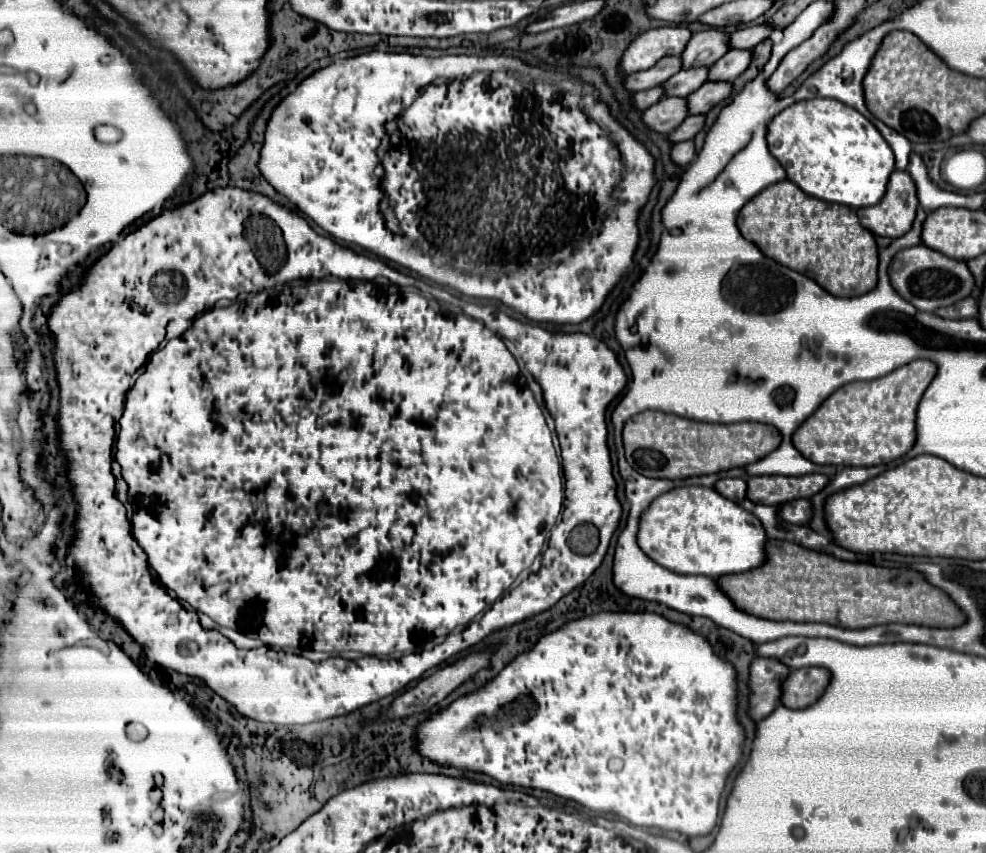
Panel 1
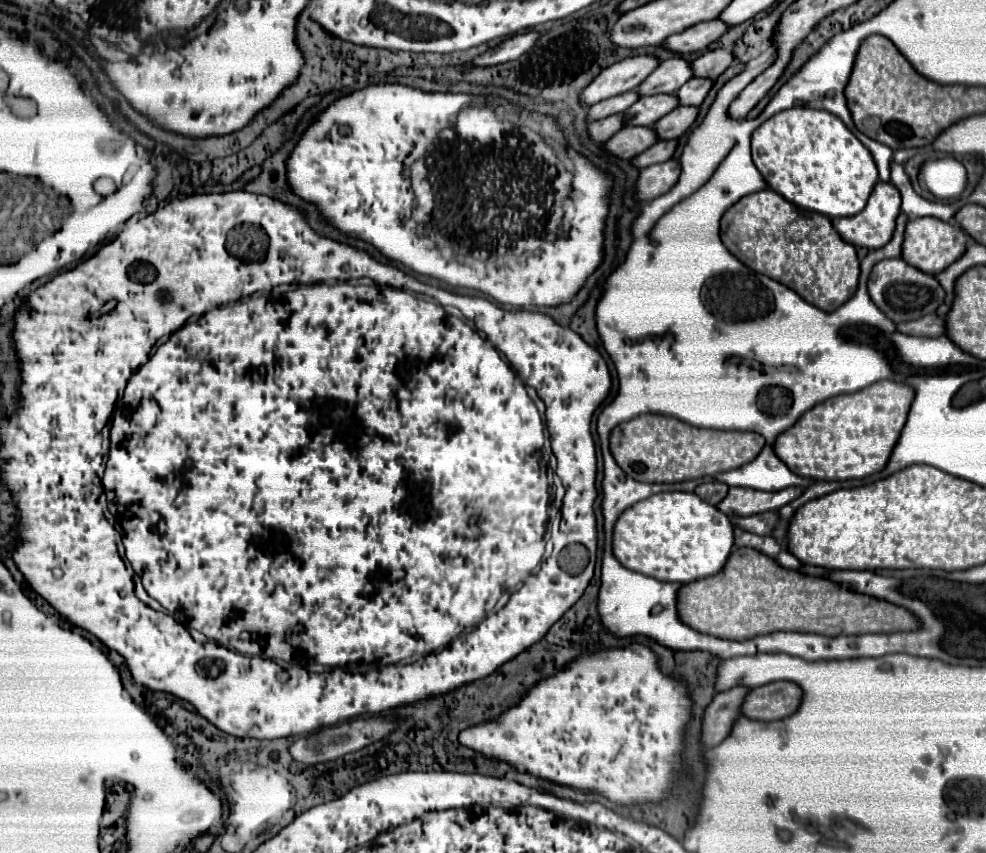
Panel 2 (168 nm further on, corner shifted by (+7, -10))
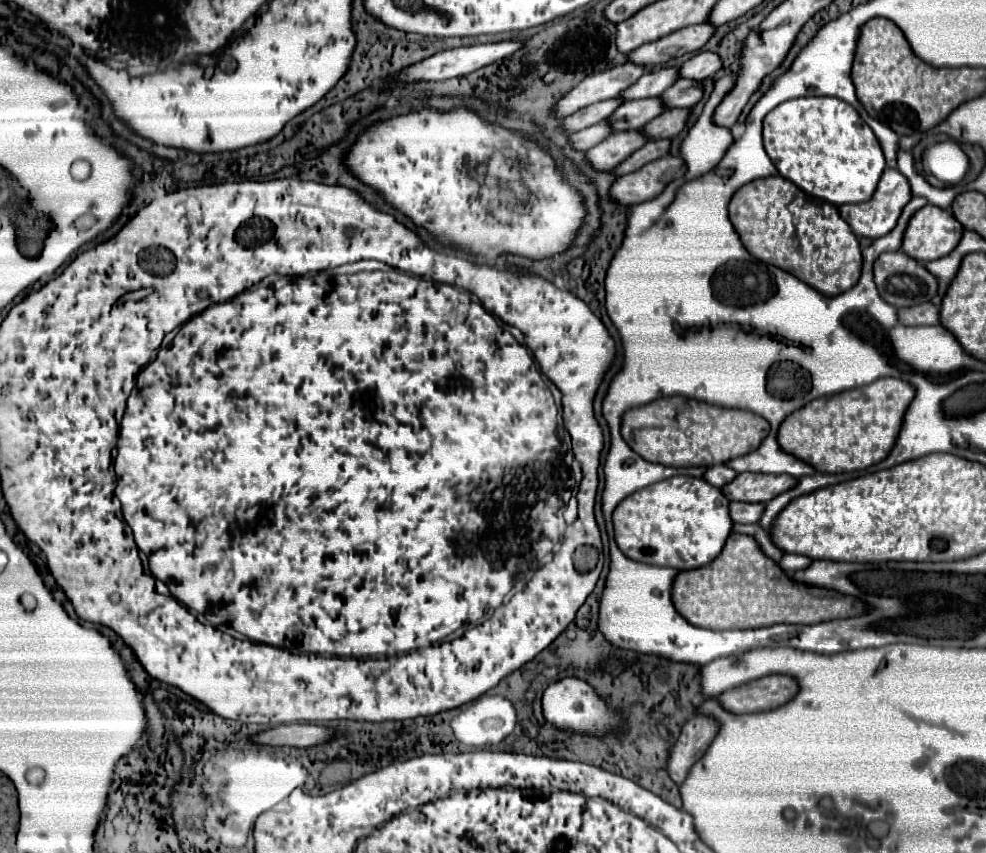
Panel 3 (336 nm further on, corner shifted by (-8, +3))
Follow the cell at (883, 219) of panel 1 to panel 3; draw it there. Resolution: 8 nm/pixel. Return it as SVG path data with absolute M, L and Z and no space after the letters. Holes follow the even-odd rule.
M885 169L883 171L883 177L873 193L873 197L865 203L857 203L857 205L841 205L839 207L839 213L843 215L843 219L847 219L849 227L853 229L853 233L859 237L871 237L871 239L879 239L887 233L891 233L897 225L897 219L903 211L903 207L909 203L911 199L911 187L909 187L909 181L907 177L903 177L897 169Z

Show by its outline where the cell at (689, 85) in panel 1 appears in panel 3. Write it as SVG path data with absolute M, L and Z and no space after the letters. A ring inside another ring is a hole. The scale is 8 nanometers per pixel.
M647 97L637 101L625 101L611 117L613 131L623 129L643 129L651 119L661 115L665 111L661 97Z

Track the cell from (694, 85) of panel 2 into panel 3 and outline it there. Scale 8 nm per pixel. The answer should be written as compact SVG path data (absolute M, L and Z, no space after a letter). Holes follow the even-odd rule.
M679 79L661 97L663 97L663 103L667 109L671 109L671 107L693 107L701 101L703 89L693 79Z

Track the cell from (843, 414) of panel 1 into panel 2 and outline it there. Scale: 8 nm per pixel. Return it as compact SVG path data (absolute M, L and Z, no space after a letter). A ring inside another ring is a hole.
M890 380L854 394L830 398L808 410L798 424L784 430L774 444L776 456L794 472L814 480L856 480L880 472L906 424L914 390Z

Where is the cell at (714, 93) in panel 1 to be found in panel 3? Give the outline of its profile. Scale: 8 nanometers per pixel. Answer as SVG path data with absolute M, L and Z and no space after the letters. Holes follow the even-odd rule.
M679 107L665 109L659 117L647 123L643 131L649 139L673 139L683 131L689 115L691 115L691 109L679 109Z

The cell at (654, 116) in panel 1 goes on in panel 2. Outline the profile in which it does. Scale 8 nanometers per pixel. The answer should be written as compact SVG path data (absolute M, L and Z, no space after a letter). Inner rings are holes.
M624 126L616 136L612 136L606 144L604 150L620 160L632 160L634 156L642 154L646 148L650 148L656 142L656 134L652 128L644 126Z

